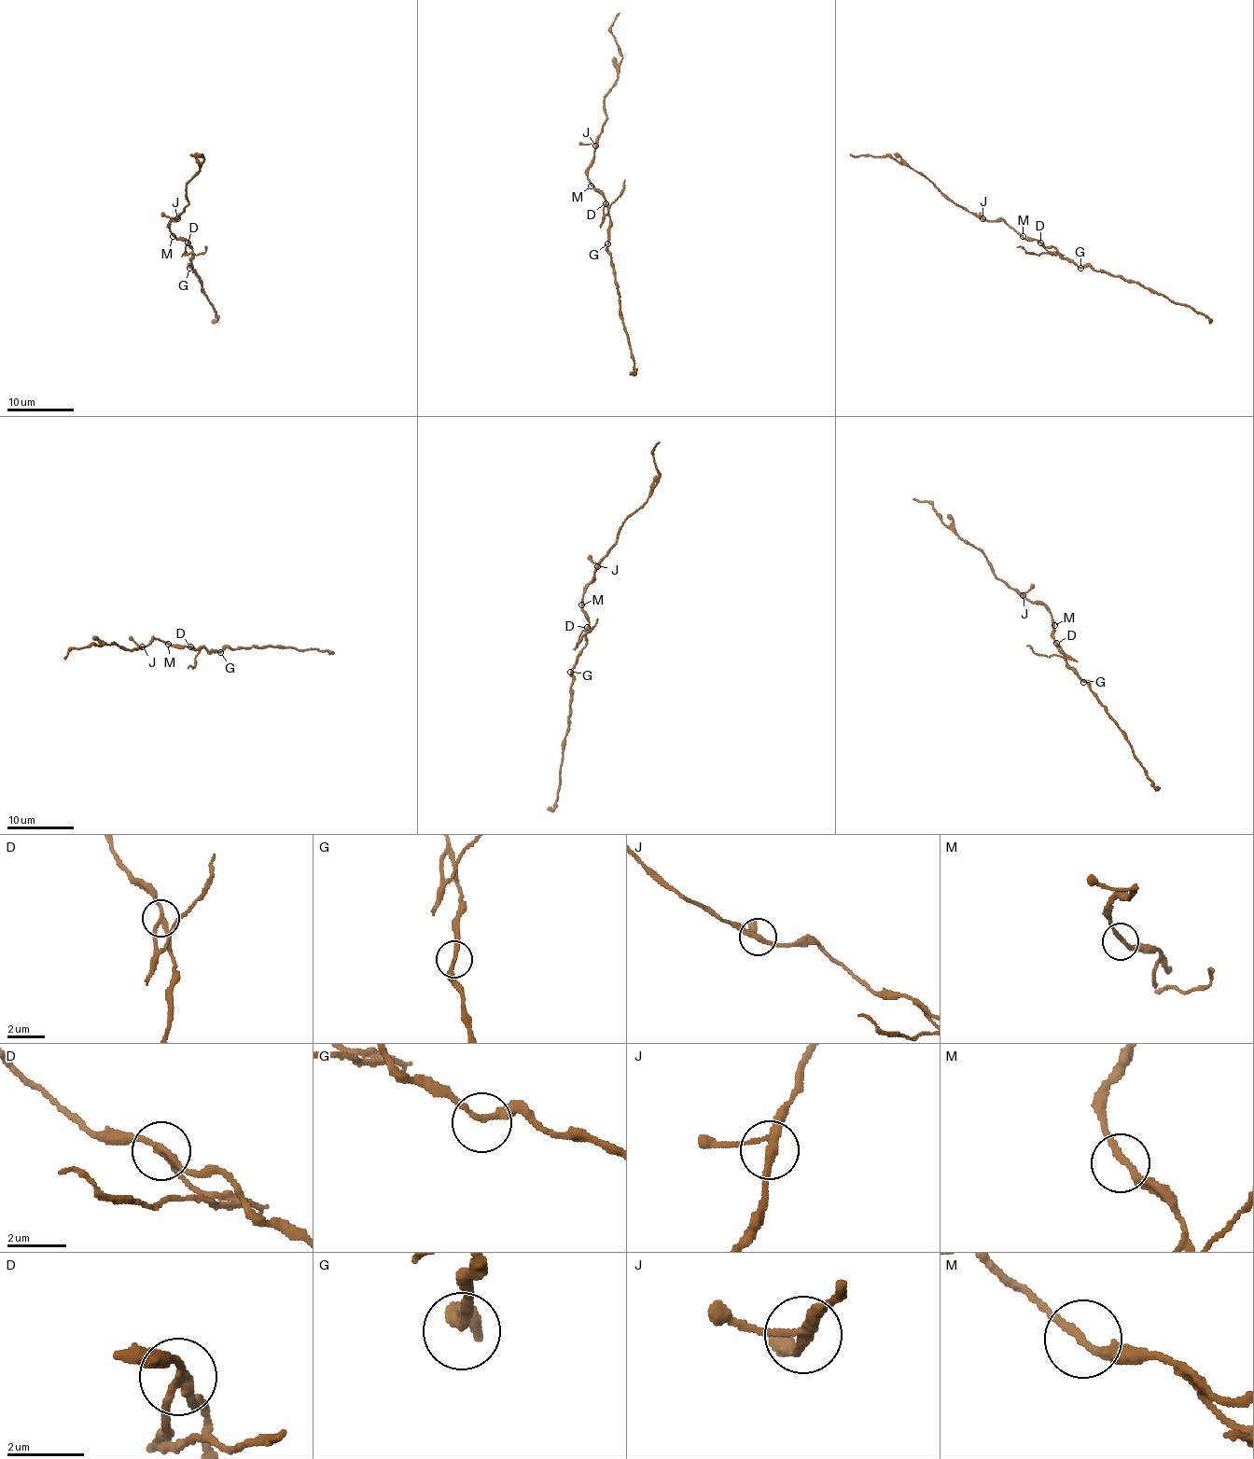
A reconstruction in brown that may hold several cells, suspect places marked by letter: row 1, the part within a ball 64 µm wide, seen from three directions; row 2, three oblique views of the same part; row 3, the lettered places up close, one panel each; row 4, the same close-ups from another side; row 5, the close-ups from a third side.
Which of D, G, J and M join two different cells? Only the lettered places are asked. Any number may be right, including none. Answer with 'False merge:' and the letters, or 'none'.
False merge: D

